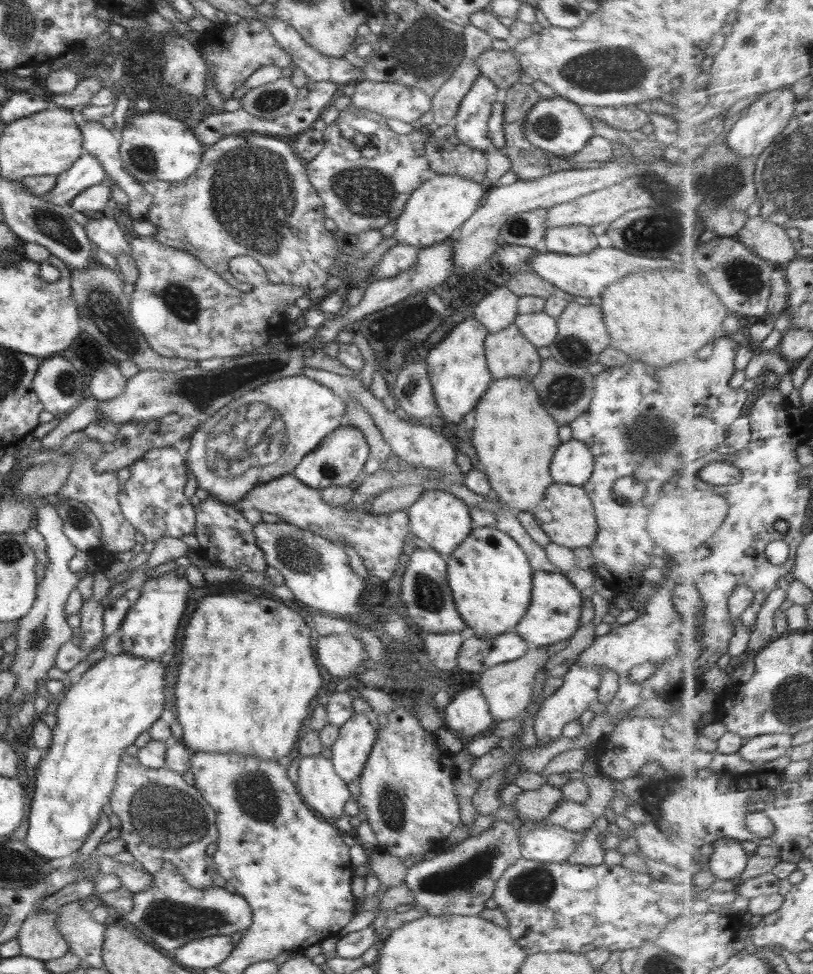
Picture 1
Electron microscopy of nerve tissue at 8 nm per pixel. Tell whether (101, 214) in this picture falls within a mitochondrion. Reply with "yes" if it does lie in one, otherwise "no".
no

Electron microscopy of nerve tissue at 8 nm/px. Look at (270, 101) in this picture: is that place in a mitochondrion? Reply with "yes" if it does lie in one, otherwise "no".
yes

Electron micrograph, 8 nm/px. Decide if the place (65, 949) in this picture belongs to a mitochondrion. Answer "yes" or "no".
no

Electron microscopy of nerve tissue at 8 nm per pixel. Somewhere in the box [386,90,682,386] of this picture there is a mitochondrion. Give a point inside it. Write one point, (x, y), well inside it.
(547, 128)

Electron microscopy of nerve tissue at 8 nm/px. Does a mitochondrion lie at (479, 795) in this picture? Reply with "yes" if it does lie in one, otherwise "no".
no

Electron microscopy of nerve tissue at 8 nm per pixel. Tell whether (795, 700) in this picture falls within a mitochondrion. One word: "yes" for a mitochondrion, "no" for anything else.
yes

